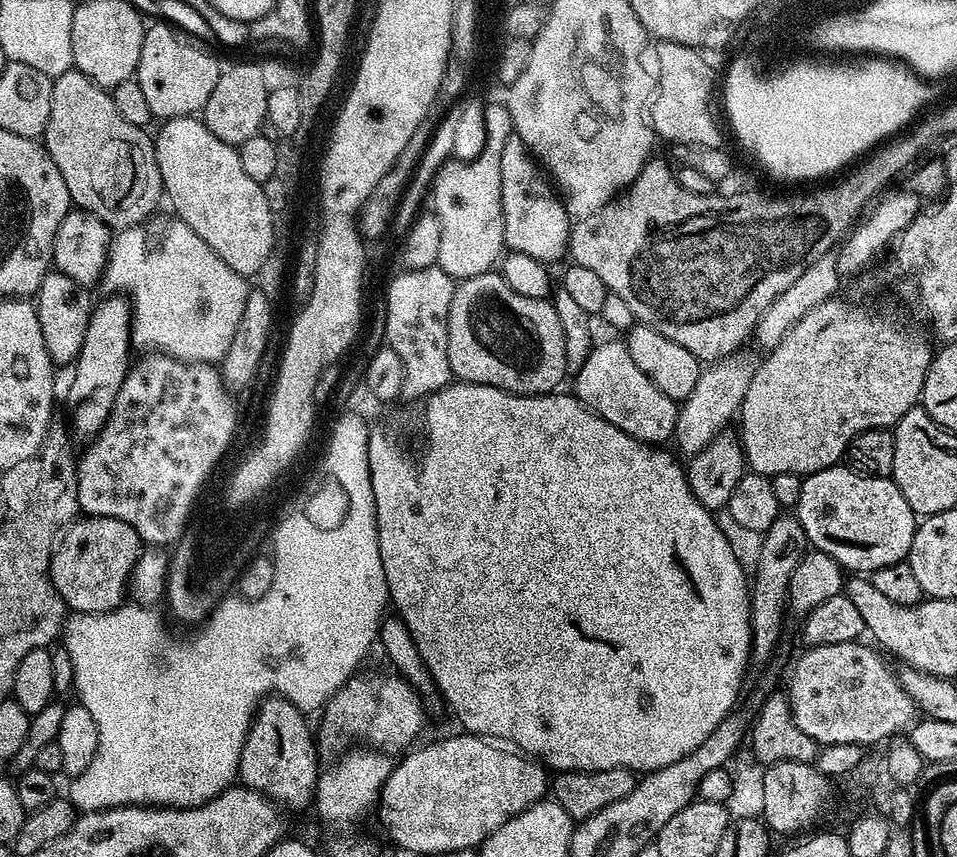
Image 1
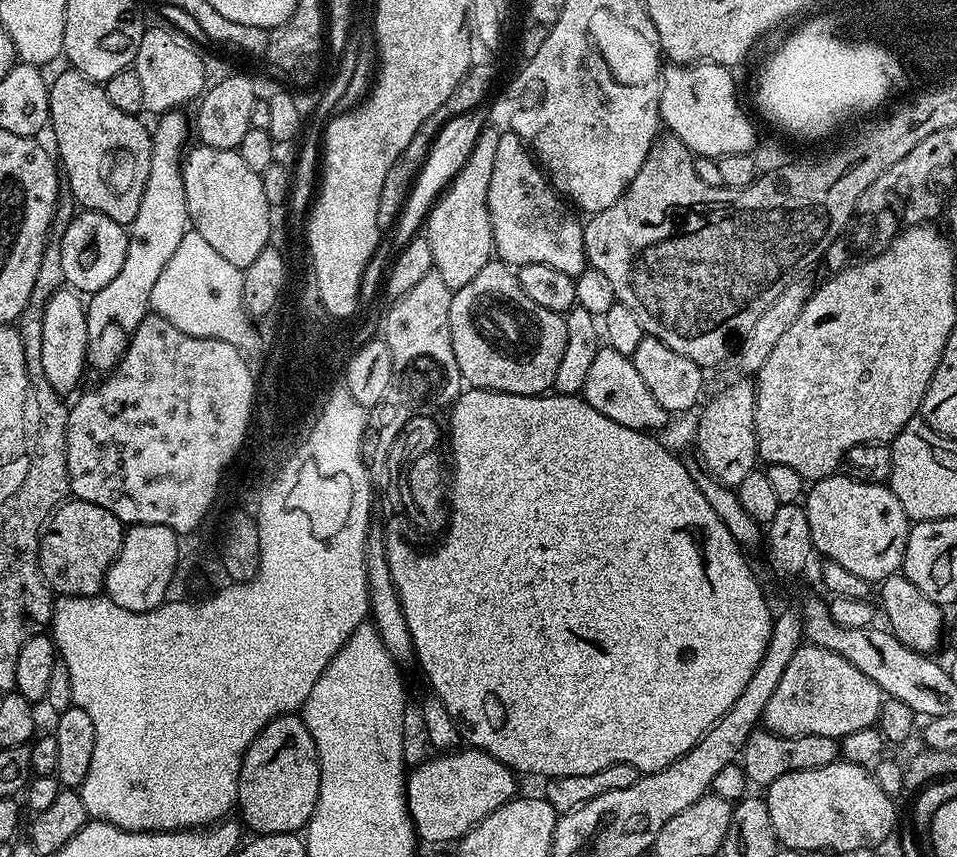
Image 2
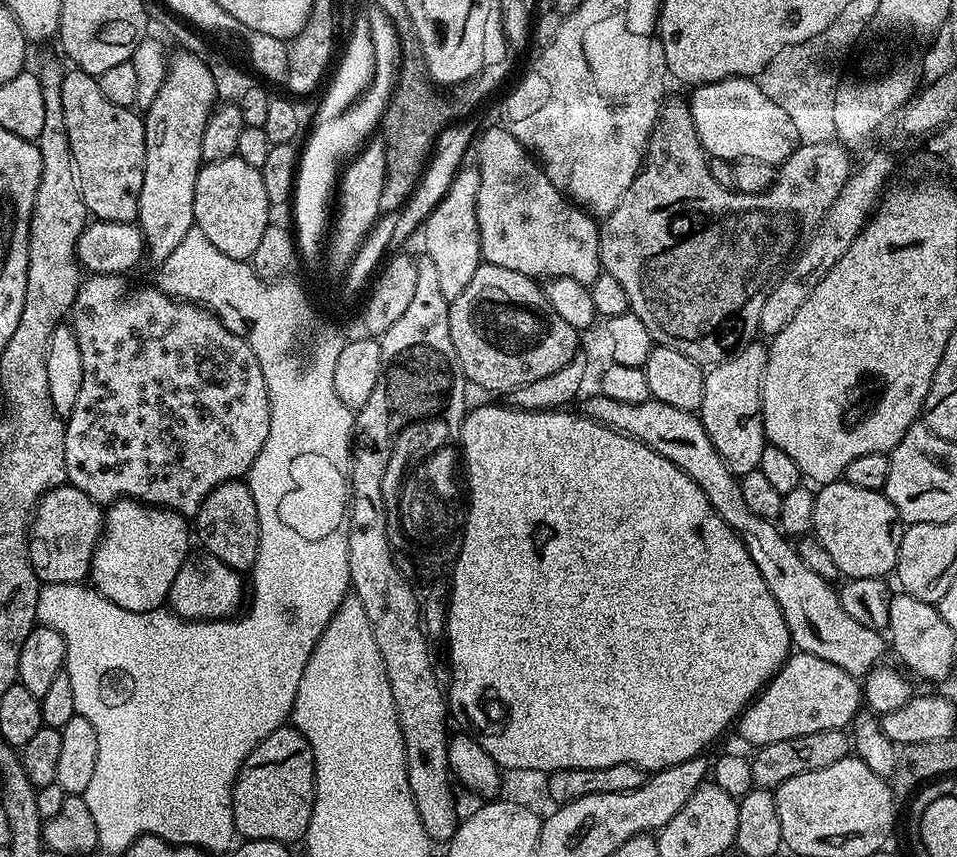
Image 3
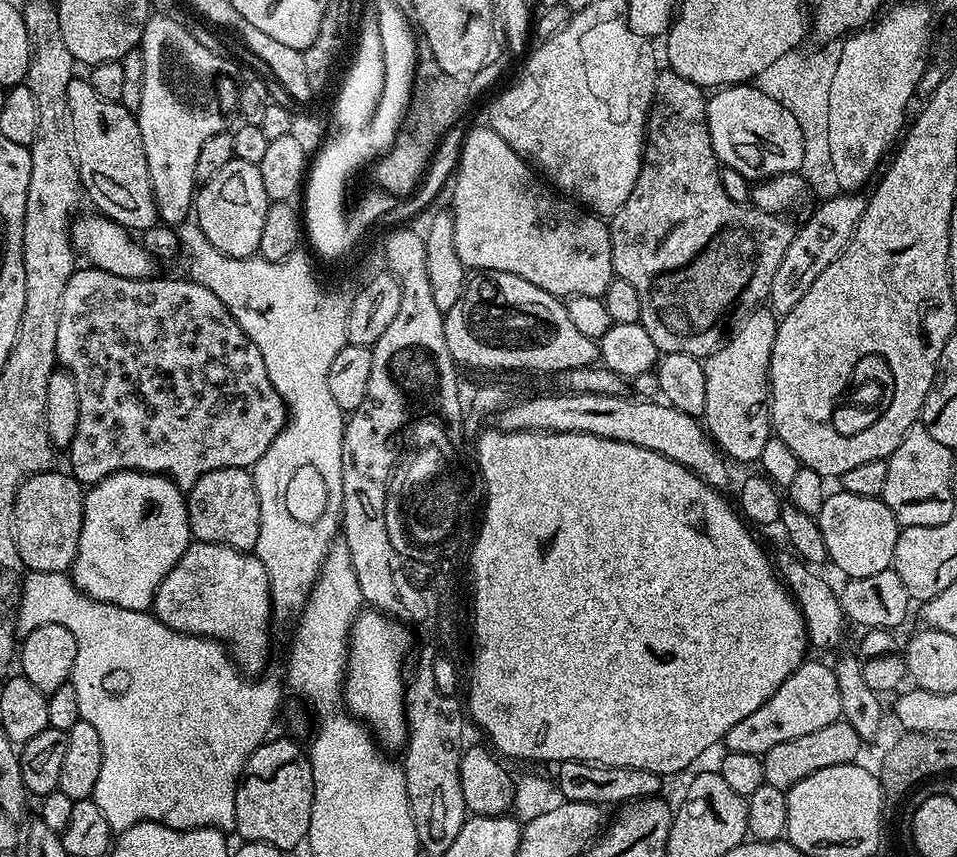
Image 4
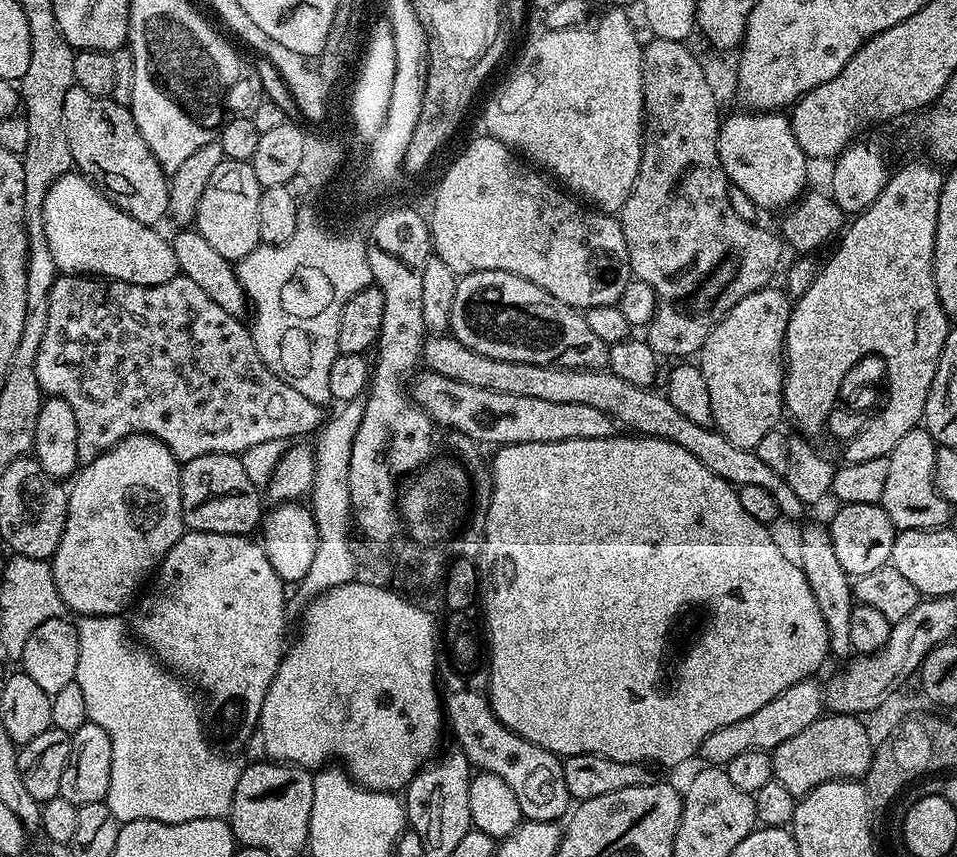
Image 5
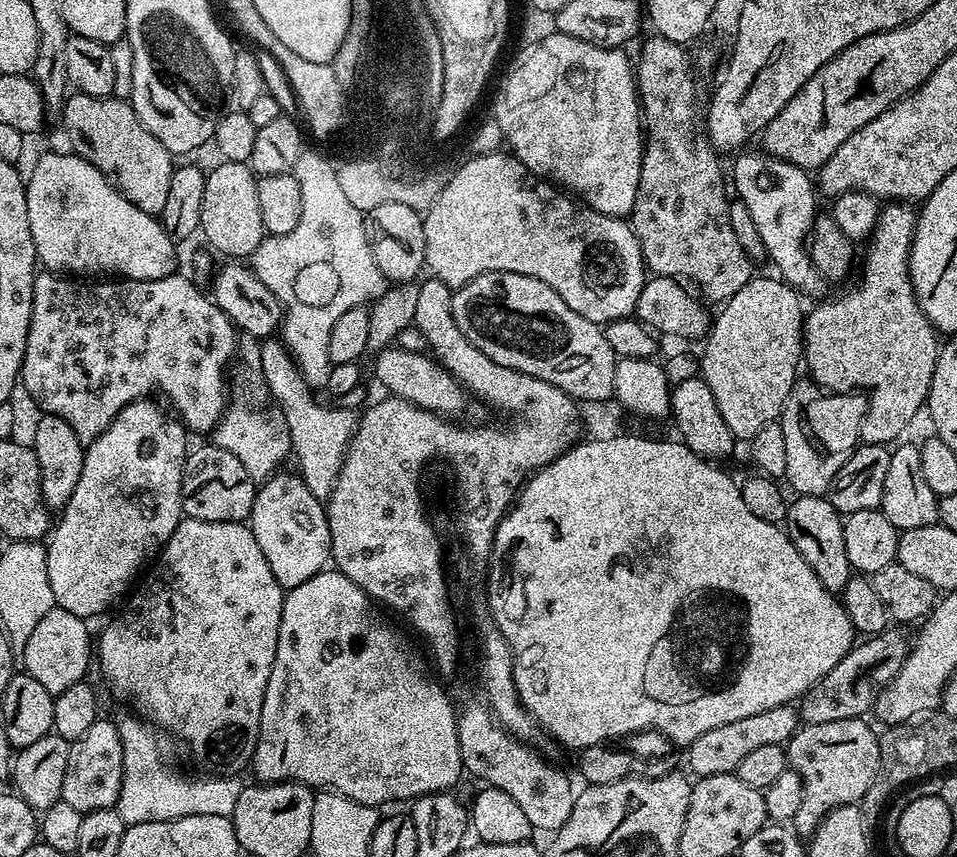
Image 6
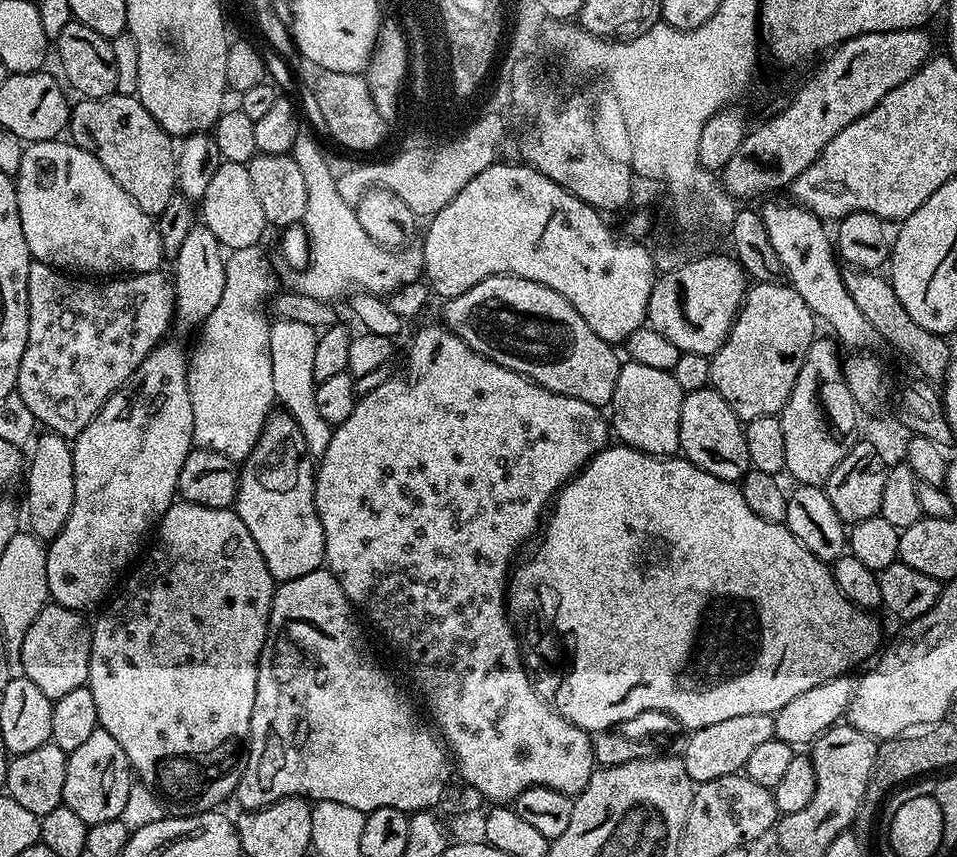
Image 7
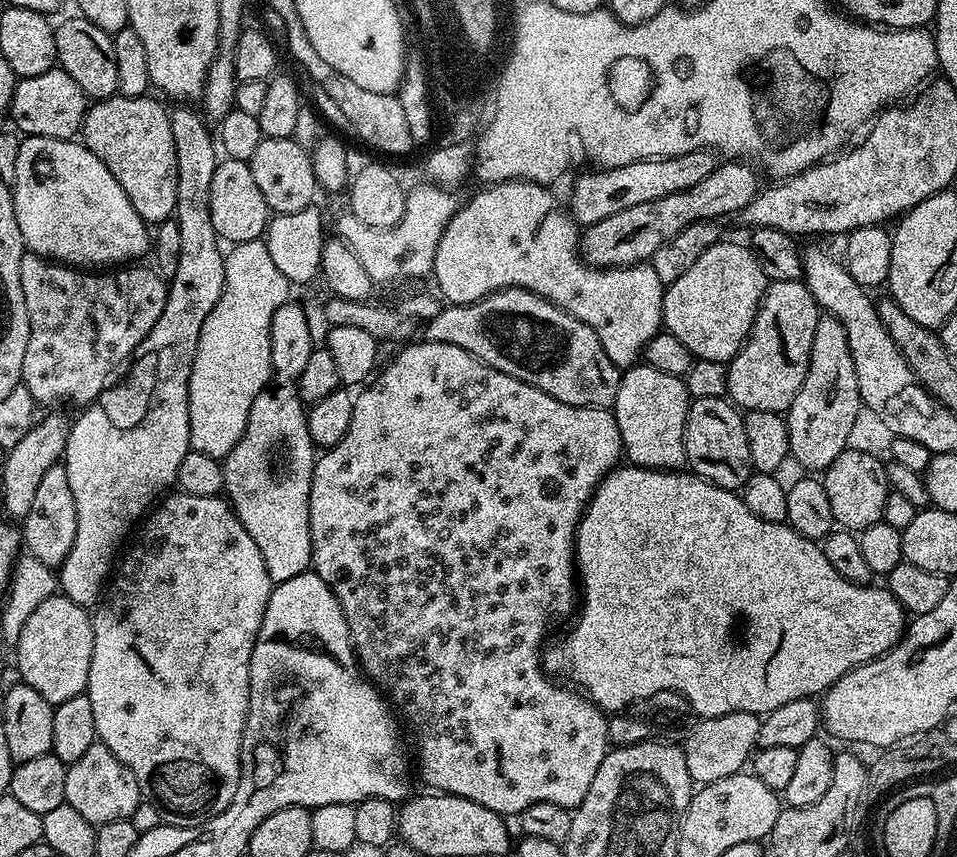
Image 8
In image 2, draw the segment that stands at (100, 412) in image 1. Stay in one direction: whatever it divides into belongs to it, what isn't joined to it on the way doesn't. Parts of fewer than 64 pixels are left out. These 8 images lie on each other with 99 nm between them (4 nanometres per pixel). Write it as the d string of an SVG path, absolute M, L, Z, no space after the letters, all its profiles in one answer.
M183 111L165 112L151 129L152 153L150 154L150 178L142 194L142 206L134 214L126 246L122 270L106 286L87 297L86 330L88 331L89 369L97 368L107 374L120 363L124 351L132 341L138 326L150 315L154 286L166 270L174 250L178 250L182 238L190 230L186 190L184 189L184 162L186 145L190 140L190 120Z

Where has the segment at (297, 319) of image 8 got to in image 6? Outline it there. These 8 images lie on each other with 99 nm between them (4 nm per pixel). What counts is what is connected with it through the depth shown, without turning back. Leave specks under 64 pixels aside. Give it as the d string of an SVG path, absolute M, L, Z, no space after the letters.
M283 472L271 475L257 487L250 527L258 546L262 546L262 554L266 554L266 562L270 562L270 570L274 570L274 578L287 590L325 571L332 543L325 505L310 494L299 474Z

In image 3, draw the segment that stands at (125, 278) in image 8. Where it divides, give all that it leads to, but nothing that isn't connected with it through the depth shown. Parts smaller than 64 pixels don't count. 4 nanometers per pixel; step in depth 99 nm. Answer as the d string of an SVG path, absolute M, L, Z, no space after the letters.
M89 275L87 279L81 283L78 294L76 295L76 301L70 313L70 327L74 334L74 338L78 338L78 351L82 354L82 390L78 390L78 402L72 407L72 413L67 416L64 425L66 474L68 475L67 483L73 484L78 490L82 490L82 494L90 494L90 498L94 498L97 504L101 506L115 504L117 500L127 498L130 500L138 500L146 504L154 504L157 508L170 508L172 511L178 513L179 516L192 518L195 517L196 511L202 506L204 499L206 499L218 485L225 484L227 480L238 480L247 477L249 466L254 462L254 458L258 458L258 454L266 442L266 434L270 434L270 426L272 425L272 407L268 401L266 378L262 378L262 366L258 366L258 358L254 358L254 350L250 350L250 346L246 343L243 336L226 330L224 323L221 322L213 312L209 312L207 308L201 308L199 304L190 304L187 300L178 300L167 296L156 286L152 286L152 288L140 288L137 292L132 292L127 296L127 294L124 293L124 279L125 277L123 275Z

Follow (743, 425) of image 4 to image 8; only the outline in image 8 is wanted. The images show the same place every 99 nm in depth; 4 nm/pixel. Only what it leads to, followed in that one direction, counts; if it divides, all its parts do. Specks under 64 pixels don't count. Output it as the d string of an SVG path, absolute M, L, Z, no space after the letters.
M771 282L764 291L764 298L756 310L756 320L752 324L752 333L738 350L738 354L726 365L726 396L731 403L748 412L787 413L794 402L806 370L810 366L810 346L814 346L814 329L818 327L818 318L822 309L816 303L810 290L803 282Z

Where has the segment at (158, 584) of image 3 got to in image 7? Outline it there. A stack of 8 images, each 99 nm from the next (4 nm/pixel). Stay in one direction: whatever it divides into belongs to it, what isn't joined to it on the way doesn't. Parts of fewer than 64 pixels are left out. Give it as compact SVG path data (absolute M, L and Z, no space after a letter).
M172 338L157 344L136 373L106 401L90 426L74 437L74 506L66 526L47 545L46 558L49 597L64 608L83 613L84 608L103 601L113 591L112 583L121 579L120 571L133 563L132 555L144 535L157 527L160 517L177 499L182 466L194 447L194 410L187 388L189 359L189 353Z

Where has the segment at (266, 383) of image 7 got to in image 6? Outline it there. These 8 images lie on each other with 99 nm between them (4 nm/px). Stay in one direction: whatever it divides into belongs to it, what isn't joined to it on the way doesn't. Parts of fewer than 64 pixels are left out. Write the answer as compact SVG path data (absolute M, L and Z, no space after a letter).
M257 343L248 344L250 345L245 350L243 347L240 354L242 366L240 375L236 378L239 391L237 394L235 391L231 402L225 407L223 415L210 434L210 440L220 449L227 450L238 458L238 462L242 462L250 478L260 484L281 467L279 464L285 457L288 458L291 455L292 443L290 442L290 428L281 413L274 410L273 412L268 410L258 412L256 402L258 396L254 388L263 379L261 354Z

